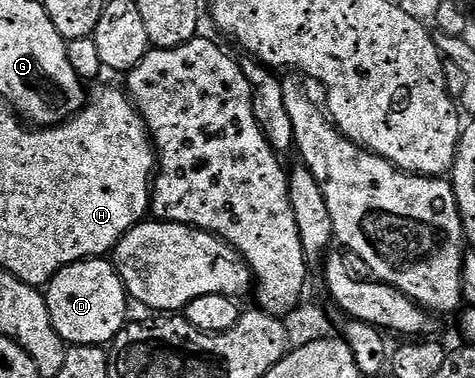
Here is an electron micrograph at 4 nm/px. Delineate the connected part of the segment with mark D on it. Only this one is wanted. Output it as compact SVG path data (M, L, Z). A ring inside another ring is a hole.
M106 257L87 258L84 262L74 262L61 268L47 283L45 297L49 316L53 320L53 328L57 328L57 336L71 346L102 346L115 341L115 337L123 331L129 321L127 315L127 302L129 295L119 273L115 271L114 261Z

